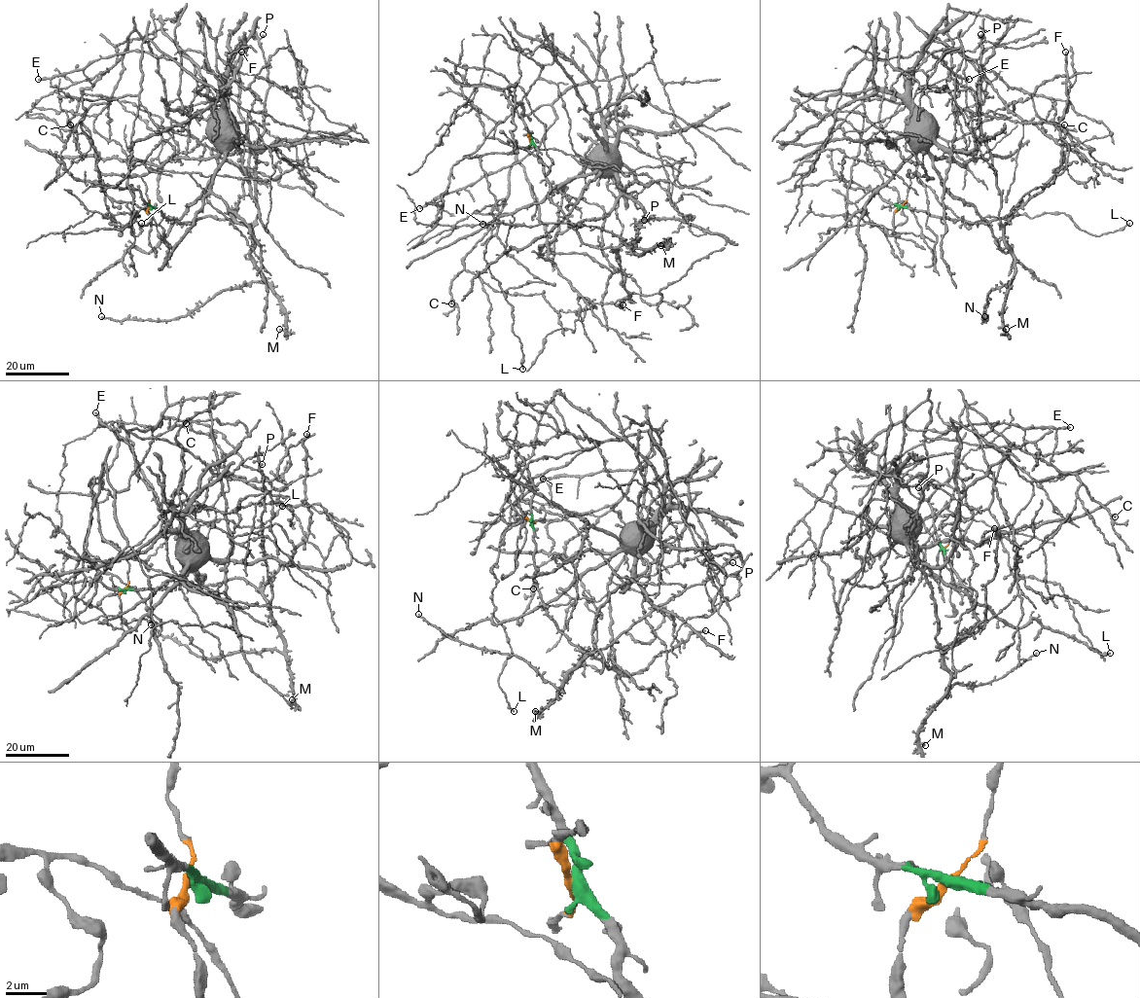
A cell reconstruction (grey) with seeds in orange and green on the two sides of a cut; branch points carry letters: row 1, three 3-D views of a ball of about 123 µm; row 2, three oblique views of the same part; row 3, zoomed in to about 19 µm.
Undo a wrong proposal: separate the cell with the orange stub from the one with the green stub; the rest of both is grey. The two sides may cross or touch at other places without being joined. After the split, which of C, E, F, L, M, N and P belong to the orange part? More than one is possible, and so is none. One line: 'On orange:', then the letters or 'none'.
On orange: C, E, L

